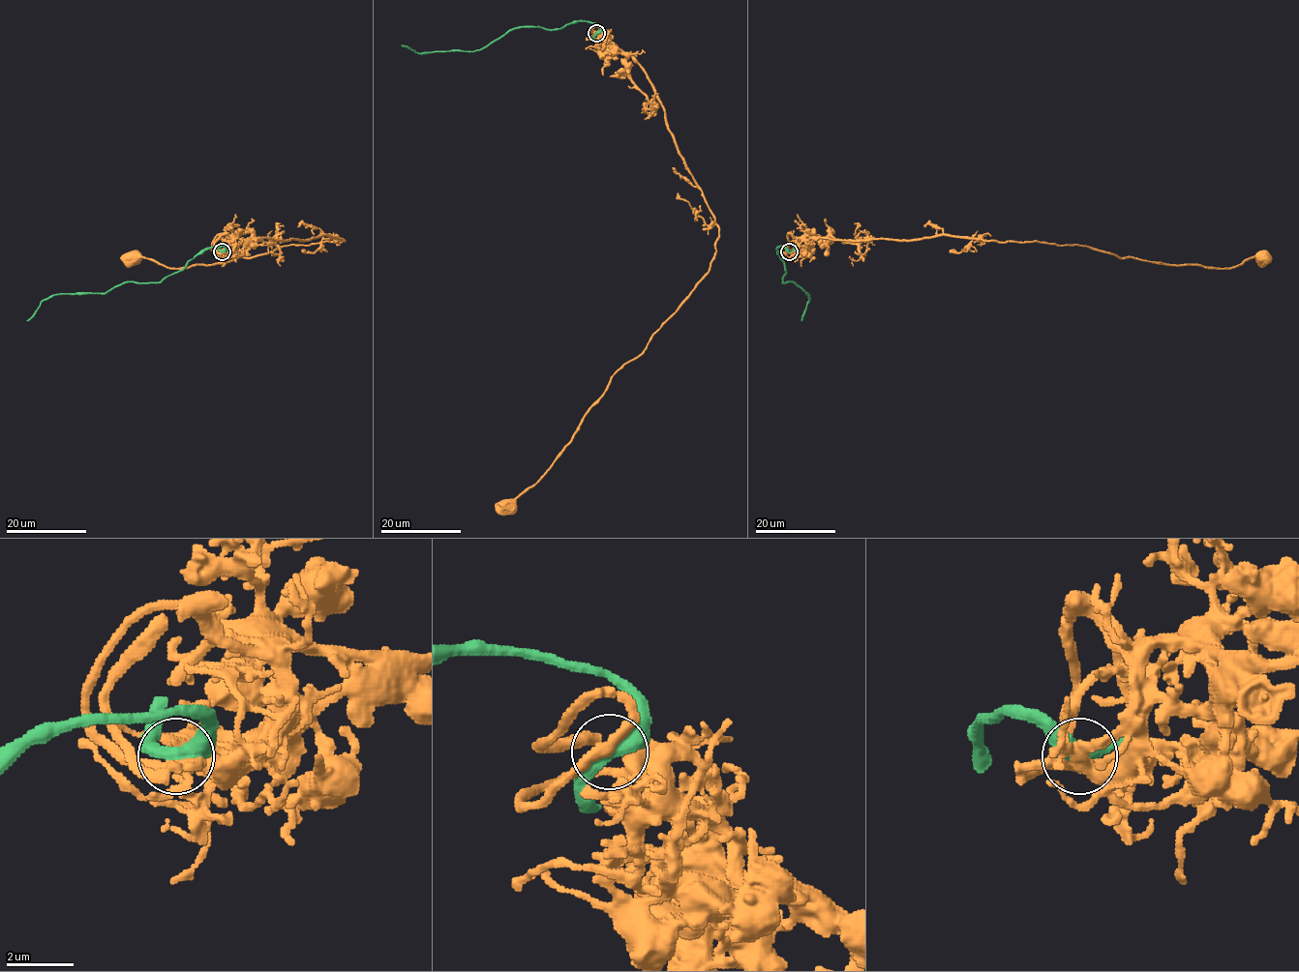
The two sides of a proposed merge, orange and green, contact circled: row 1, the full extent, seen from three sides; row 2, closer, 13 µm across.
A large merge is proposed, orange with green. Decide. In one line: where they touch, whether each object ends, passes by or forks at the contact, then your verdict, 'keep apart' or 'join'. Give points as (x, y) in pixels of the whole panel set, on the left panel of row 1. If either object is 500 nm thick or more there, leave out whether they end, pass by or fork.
place (222, 251); orange passes by; green passes by; join

